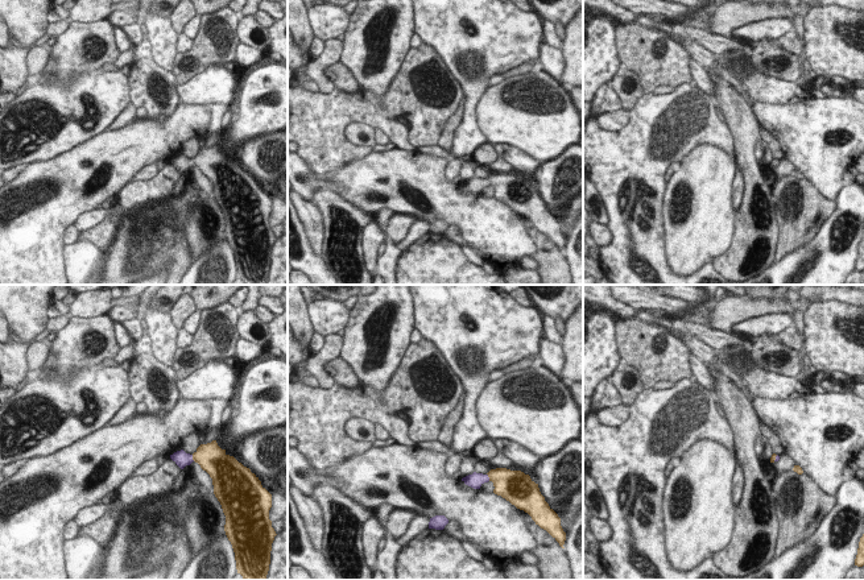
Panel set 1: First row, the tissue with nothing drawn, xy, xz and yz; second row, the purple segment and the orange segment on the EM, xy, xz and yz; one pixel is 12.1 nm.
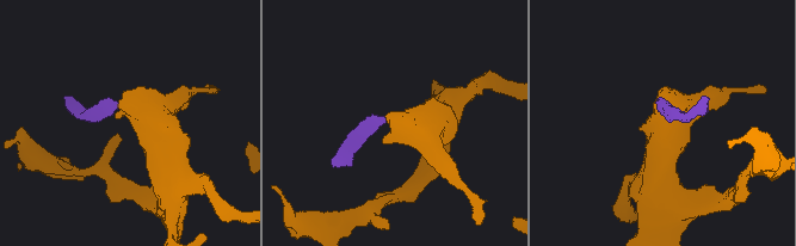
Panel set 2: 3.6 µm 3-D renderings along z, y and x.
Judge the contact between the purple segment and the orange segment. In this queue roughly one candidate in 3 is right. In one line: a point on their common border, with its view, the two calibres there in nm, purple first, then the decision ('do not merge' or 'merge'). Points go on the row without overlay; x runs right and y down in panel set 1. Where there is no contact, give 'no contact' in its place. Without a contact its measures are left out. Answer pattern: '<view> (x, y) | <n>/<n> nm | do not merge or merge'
xz (488, 182) | 190/340 nm | merge

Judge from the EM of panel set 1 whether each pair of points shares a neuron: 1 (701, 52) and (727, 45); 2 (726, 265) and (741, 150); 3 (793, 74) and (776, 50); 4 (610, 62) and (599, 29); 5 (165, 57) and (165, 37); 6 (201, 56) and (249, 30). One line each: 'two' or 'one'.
1: one
2: one
3: one
4: one
5: one
6: two

